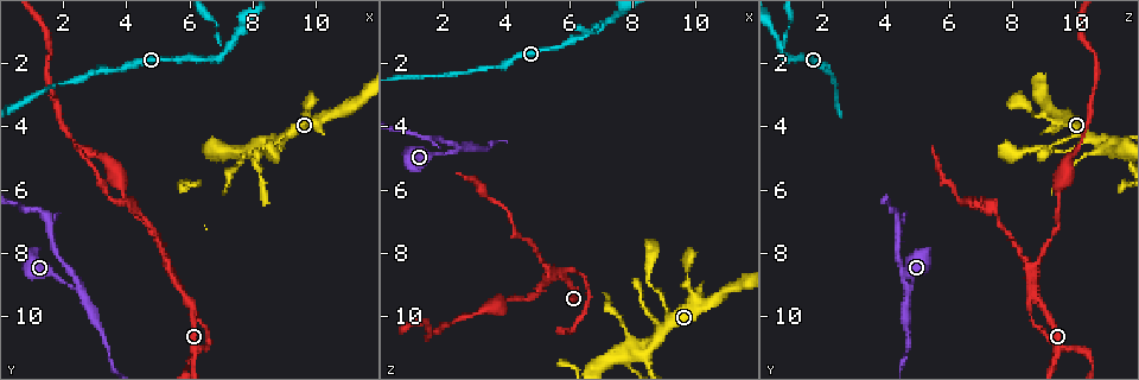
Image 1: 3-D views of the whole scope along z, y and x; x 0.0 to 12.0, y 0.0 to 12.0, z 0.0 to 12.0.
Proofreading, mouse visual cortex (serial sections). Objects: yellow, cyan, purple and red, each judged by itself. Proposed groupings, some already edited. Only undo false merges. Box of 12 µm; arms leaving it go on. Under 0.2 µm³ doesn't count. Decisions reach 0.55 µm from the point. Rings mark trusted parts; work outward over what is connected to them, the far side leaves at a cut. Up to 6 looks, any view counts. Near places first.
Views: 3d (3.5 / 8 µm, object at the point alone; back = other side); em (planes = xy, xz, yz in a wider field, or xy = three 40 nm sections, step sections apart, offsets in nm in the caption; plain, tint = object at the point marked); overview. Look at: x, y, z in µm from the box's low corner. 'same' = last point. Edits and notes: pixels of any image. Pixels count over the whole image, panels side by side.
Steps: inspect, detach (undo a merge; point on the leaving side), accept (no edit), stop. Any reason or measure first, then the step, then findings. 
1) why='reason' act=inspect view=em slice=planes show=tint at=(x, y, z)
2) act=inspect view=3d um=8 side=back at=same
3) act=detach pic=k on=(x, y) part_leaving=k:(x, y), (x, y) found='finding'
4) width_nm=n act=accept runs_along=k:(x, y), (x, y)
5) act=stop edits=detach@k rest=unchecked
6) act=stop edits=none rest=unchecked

why='looks like a crossing' act=inspect view=em slice=xy step=2 show=tint at=(8.1, 4.7, 11.1)

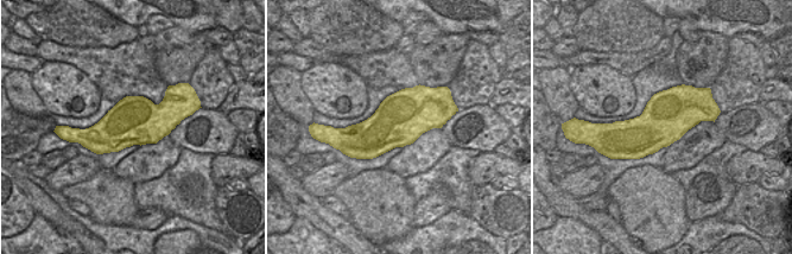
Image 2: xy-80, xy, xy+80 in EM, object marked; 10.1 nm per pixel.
why='wider look' act=inspect view=3d um=3.5 at=same

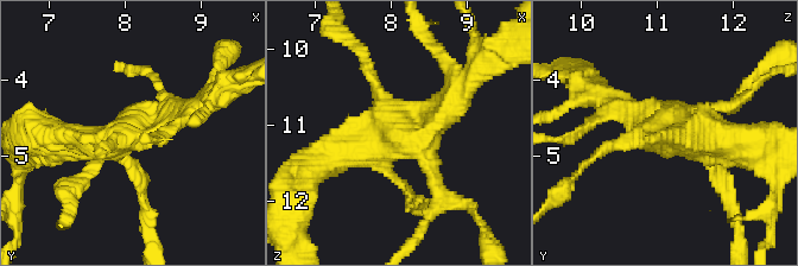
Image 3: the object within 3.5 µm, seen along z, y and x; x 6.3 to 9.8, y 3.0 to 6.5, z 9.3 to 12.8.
act=accept runs_along=3:(456, 96), (416, 141), (328, 157) found='continuous, no second cell'

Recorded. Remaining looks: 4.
why='a fork' act=inspect view=3d um=3.5 at=(5.7, 9.2, 8.7)

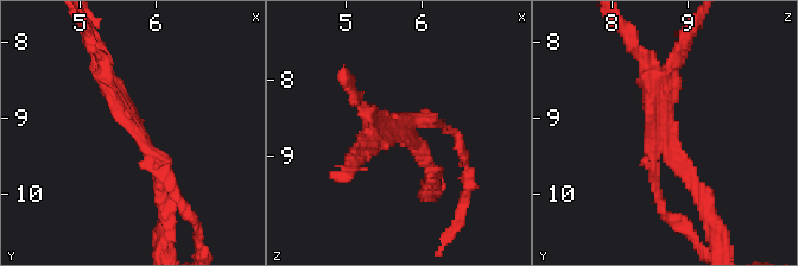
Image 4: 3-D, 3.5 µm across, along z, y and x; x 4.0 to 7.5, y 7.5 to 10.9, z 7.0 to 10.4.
act=inspect view=em slice=xy step=2 show=tint at=(5.80, 9.15, 8.70)

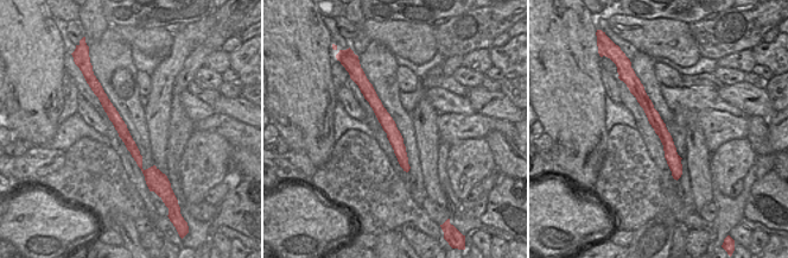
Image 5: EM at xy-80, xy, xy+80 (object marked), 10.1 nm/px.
act=detach pic=4 on=(683, 35) part_leaving=4:(671, 70), (685, 33) found='two cells meet here'

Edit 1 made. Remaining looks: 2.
act=inspect view=3d um=3.5 at=(2.4, 9.1, 4.7)

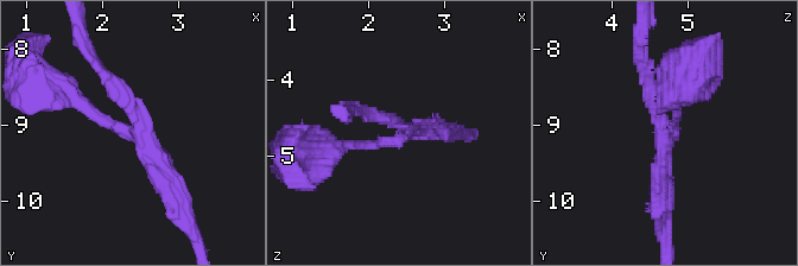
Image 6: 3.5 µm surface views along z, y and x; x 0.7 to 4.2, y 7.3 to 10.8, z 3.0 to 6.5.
act=accept runs_along=6:(339, 147), (404, 135), (367, 114) found='one cell here'

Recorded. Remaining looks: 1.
act=stop edits=detach@4 rest=unchecked

